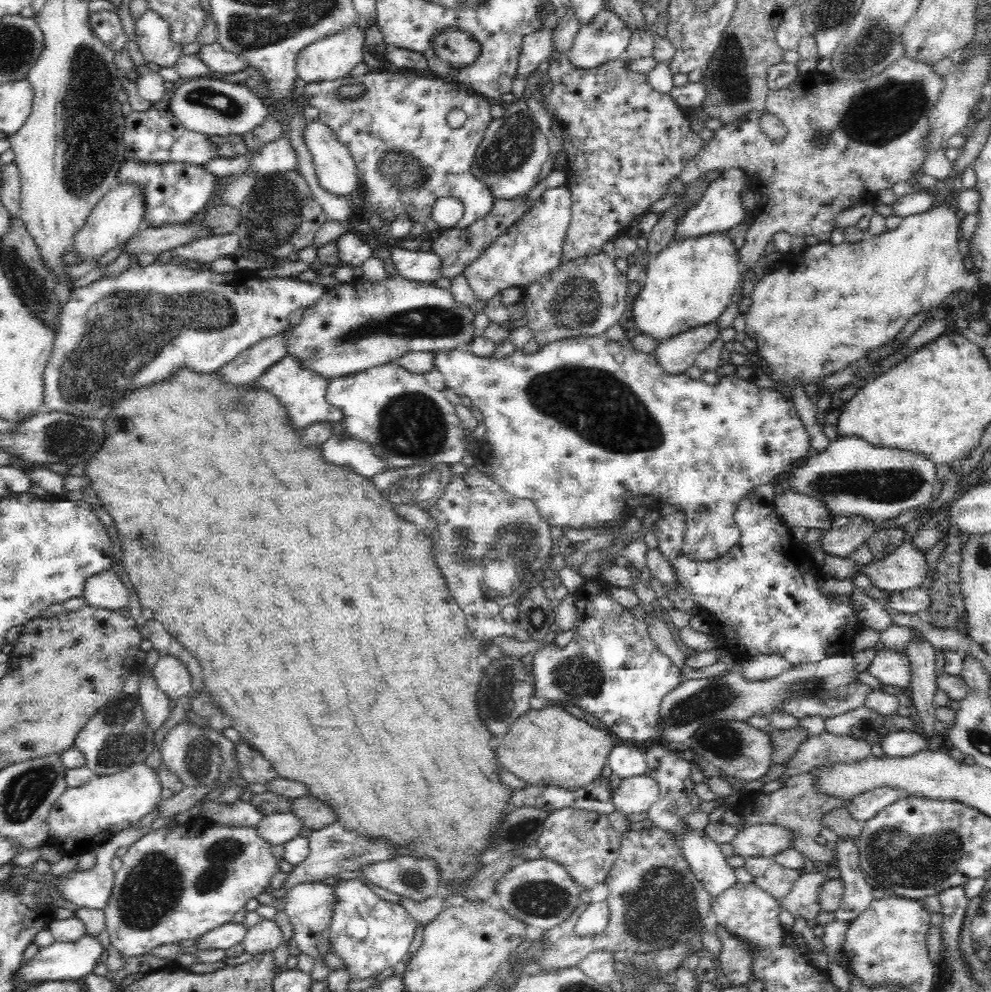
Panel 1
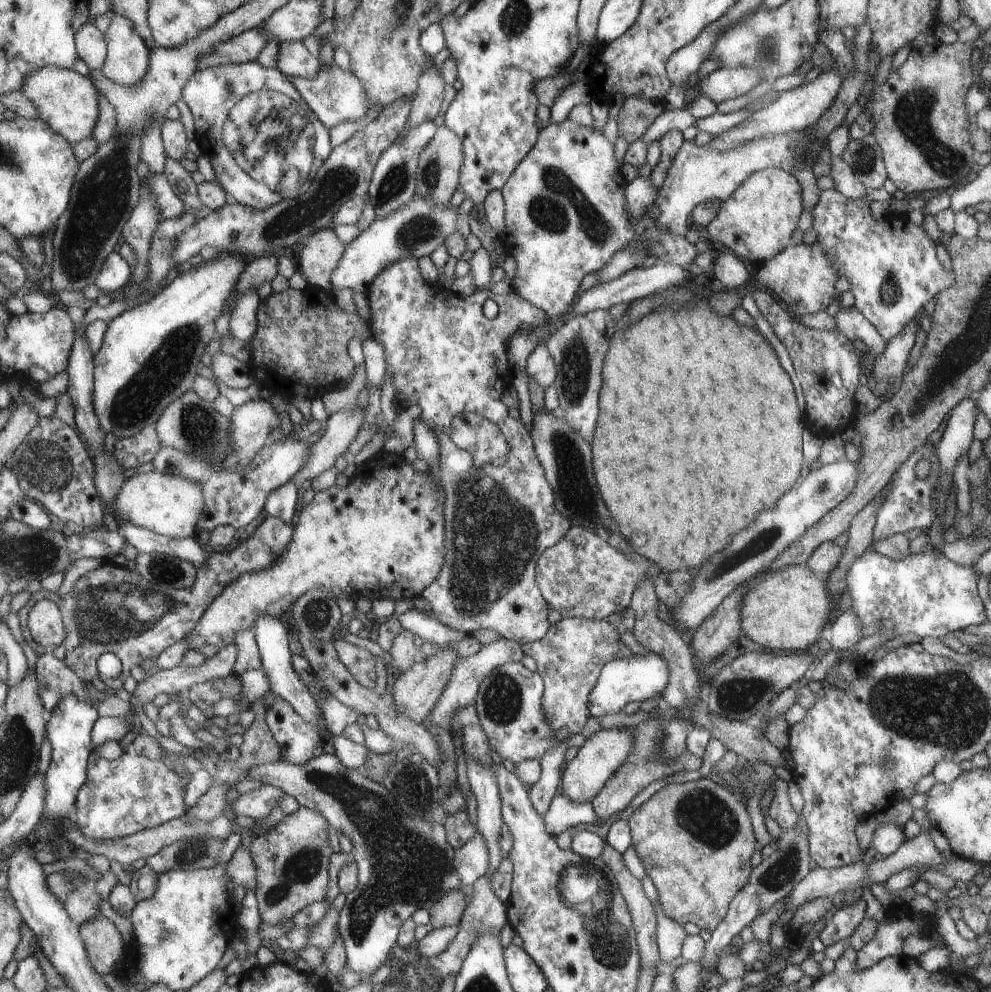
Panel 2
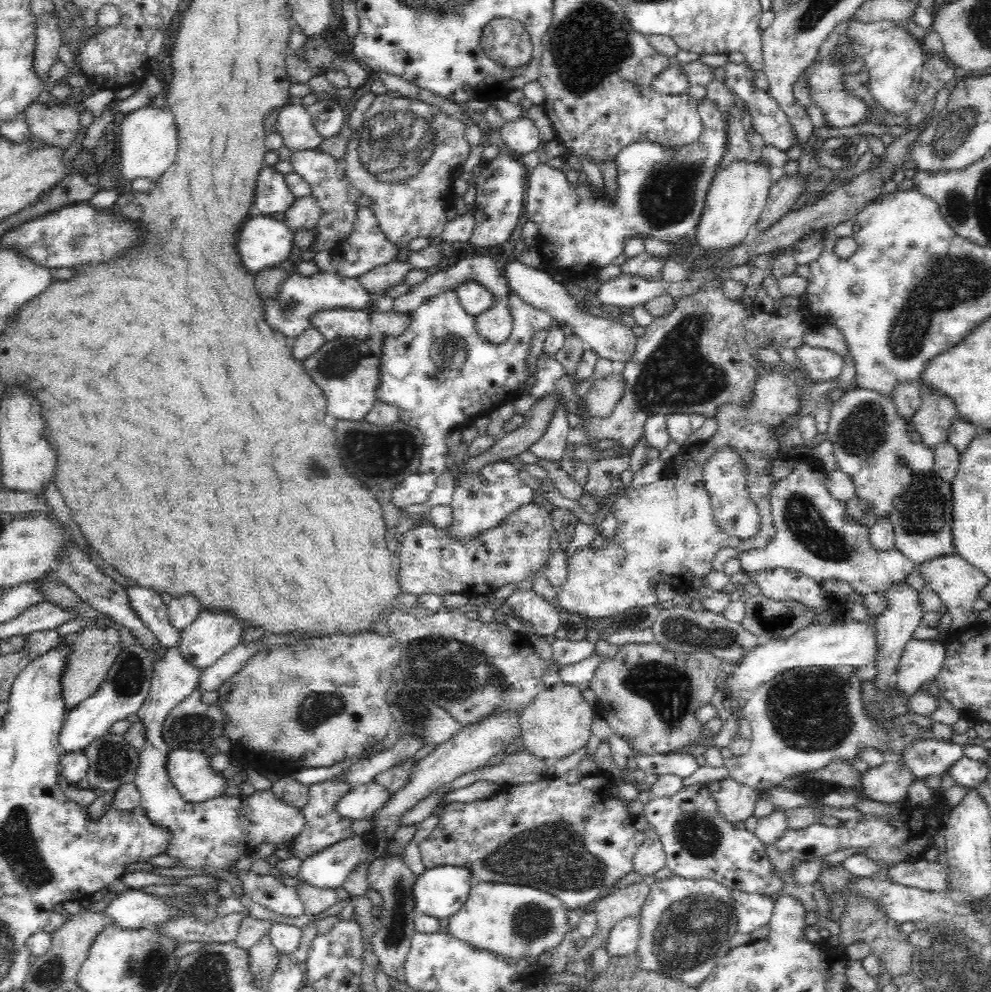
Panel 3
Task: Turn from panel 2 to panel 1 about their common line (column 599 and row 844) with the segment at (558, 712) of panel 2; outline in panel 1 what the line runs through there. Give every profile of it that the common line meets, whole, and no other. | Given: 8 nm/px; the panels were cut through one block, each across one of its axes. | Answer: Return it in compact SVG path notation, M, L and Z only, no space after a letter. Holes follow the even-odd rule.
M650 826L647 829L631 830L622 834L618 859L605 879L605 884L610 892L606 902L611 916L604 932L589 937L581 937L576 934L570 935L568 938L559 937L541 952L537 960L539 965L535 969L550 972L575 967L582 958L586 958L594 950L623 953L624 950L655 951L662 947L682 947L694 934L703 932L704 919L708 916L712 906L711 902L714 899L691 872L691 867L684 858L683 850L674 844L672 834L664 832L664 829L660 829L660 827L652 828Z

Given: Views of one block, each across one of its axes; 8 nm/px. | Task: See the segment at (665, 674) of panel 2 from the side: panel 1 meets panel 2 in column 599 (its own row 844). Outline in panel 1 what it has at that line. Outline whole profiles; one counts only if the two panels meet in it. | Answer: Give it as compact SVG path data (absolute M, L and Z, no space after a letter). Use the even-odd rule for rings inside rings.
M686 830L681 850L691 872L713 898L737 884L735 870L728 866L719 845L702 830Z

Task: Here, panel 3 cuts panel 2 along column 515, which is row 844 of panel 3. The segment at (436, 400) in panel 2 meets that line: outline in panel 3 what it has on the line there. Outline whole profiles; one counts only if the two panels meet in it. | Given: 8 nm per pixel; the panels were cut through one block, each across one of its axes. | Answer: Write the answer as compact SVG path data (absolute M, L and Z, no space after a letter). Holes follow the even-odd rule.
M342 775L326 780L326 782L319 782L318 784L308 786L309 799L301 808L301 814L305 818L305 823L301 833L294 840L294 844L292 844L290 849L294 857L304 861L306 858L320 853L323 849L328 849L338 842L346 841L348 838L354 837L354 832L352 832L352 819L342 817L336 811L336 804L340 801L340 798L343 798L350 792L351 788L344 781ZM606 776L586 777L578 784L568 784L565 777L556 779L542 779L538 782L526 783L521 785L504 785L504 788L493 794L488 799L478 799L468 803L448 803L446 808L435 808L434 814L440 818L438 826L434 828L434 832L422 840L419 845L420 855L422 856L422 864L426 869L432 869L440 866L458 866L469 871L472 878L477 882L498 882L508 885L530 886L537 890L542 890L557 896L567 910L574 910L581 907L588 907L598 901L598 892L608 888L613 890L613 885L620 879L624 878L633 870L633 861L638 848L644 842L644 832L637 831L633 827L634 817L628 816L628 808L622 800L616 800L610 794L610 788L614 786L612 780L606 780Z

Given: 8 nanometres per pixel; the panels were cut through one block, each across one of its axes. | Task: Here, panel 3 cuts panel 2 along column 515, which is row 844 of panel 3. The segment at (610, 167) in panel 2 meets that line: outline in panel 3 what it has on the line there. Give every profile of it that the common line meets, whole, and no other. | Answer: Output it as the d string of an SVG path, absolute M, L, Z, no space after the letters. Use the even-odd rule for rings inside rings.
M163 648L164 654L157 658L159 652L148 652L152 656L152 660L158 659L156 664L153 664L151 676L151 689L148 698L142 703L137 715L140 718L140 723L143 724L145 730L145 741L139 750L139 759L135 779L133 783L137 786L141 796L139 804L144 809L144 814L147 814L148 819L156 822L156 825L162 825L166 829L170 829L173 838L169 843L168 850L165 853L178 860L178 866L186 869L224 869L228 870L228 866L236 864L236 861L242 855L255 856L255 852L263 843L272 843L276 850L289 849L294 840L303 829L305 818L301 814L301 809L295 806L288 805L283 800L276 798L271 789L252 792L250 796L232 796L224 794L218 798L212 798L206 802L191 803L186 802L178 789L172 784L166 770L166 758L170 754L168 745L162 739L162 726L164 720L172 708L180 704L184 698L194 692L198 678L203 672L202 669L190 665L180 651L174 649Z

